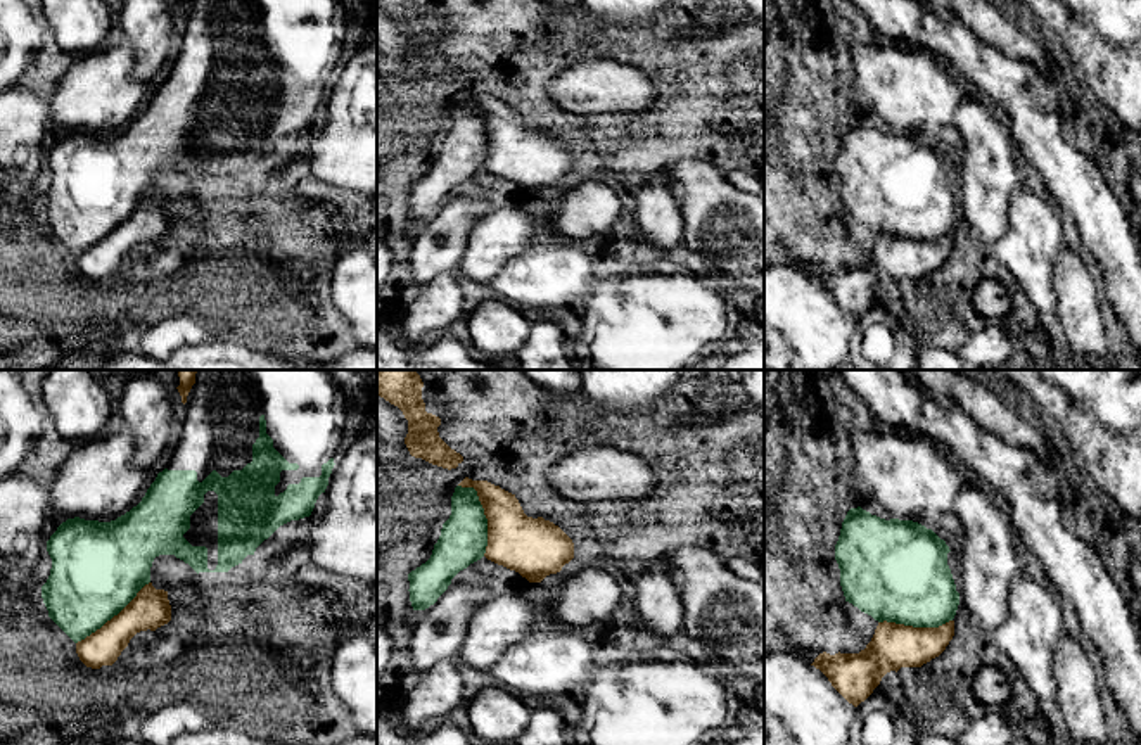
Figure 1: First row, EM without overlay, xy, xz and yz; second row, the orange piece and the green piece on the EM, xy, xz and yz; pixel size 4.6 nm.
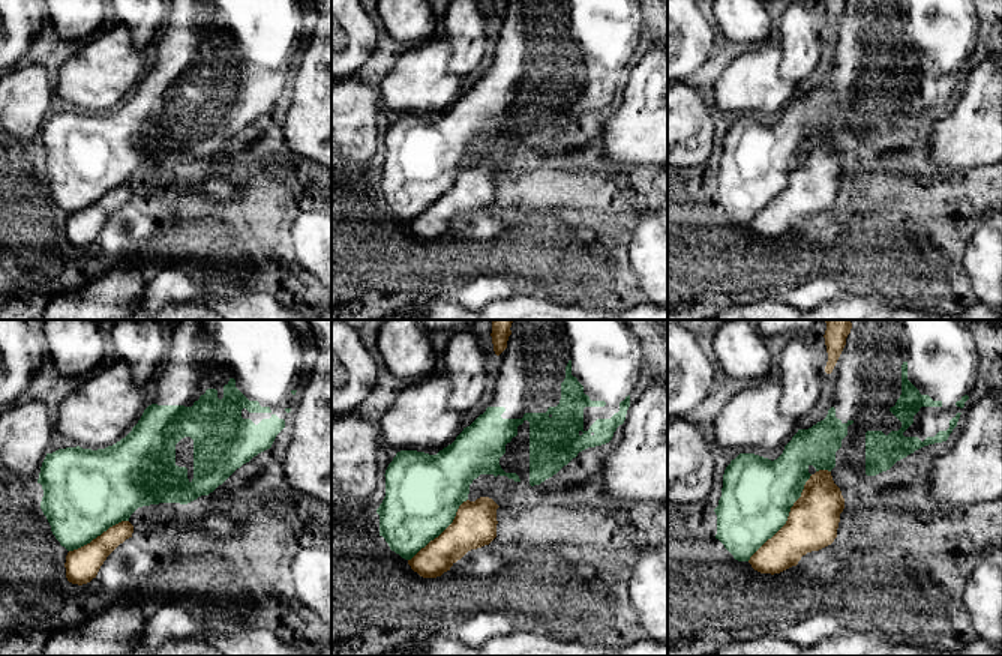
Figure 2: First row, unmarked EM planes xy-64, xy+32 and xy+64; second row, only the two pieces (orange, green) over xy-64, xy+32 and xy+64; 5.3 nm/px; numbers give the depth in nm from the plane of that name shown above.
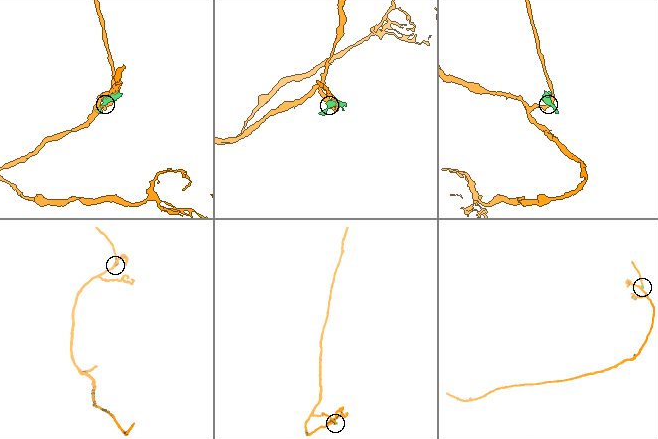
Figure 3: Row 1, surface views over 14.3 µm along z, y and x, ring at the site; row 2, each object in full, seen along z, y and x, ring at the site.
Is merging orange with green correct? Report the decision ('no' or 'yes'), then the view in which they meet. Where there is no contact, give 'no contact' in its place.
no; meets orange in xz

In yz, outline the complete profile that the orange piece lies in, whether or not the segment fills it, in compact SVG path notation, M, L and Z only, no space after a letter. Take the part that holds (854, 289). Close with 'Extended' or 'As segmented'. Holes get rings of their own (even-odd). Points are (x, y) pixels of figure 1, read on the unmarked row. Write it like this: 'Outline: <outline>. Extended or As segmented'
Outline: M954 233L939 240L878 235L871 254L859 266L819 266L811 278L854 320L864 315L882 290L901 280L921 280L939 270L954 249Z. As segmented

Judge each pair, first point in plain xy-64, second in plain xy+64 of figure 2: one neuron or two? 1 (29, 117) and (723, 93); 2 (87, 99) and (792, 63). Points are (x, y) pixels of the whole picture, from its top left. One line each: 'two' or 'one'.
1: two
2: two

